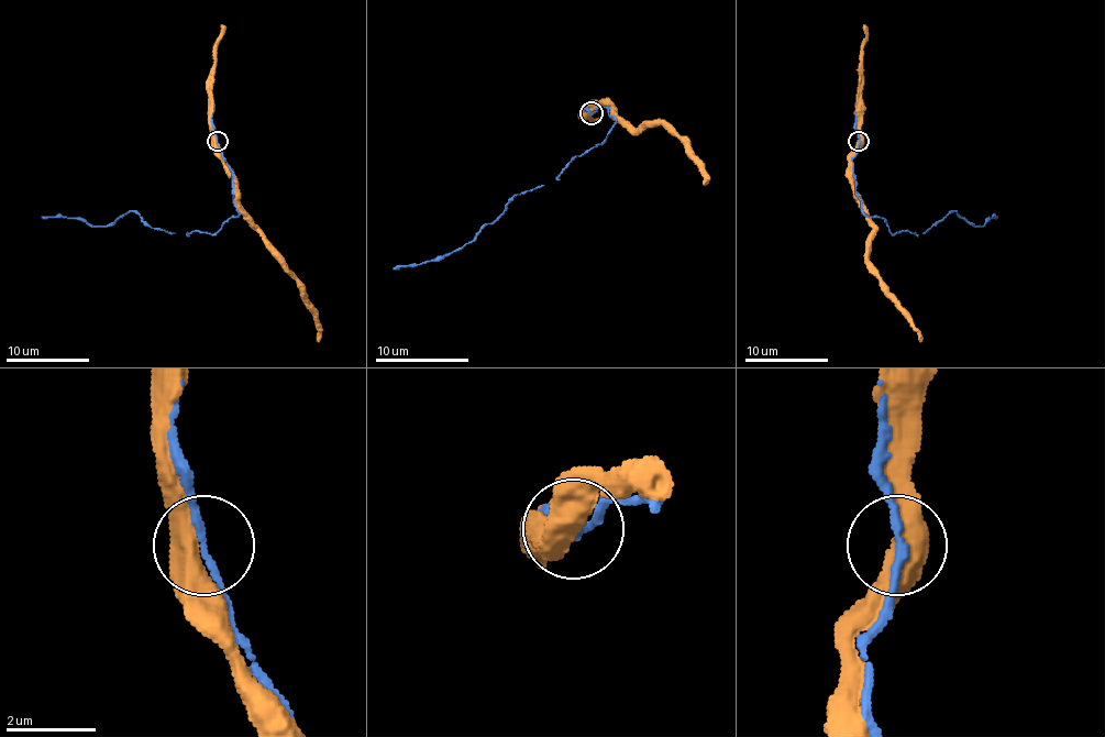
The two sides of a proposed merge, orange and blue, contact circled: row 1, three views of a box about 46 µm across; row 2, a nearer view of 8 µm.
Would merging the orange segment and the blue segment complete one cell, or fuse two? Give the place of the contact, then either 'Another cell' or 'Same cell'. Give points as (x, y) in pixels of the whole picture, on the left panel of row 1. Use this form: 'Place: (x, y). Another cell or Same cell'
Place: (218, 141). Same cell

